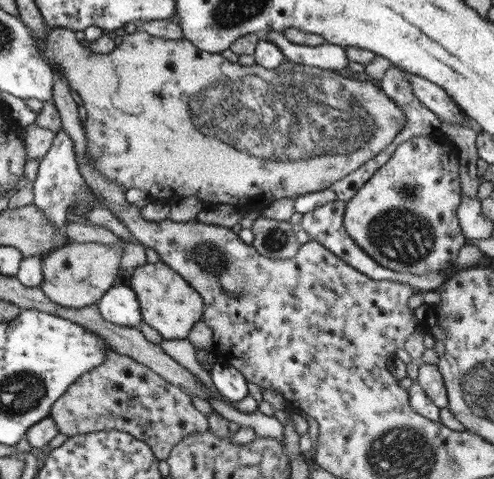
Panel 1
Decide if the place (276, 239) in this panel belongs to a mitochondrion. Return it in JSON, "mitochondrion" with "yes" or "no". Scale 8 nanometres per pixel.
{"mitochondrion":"yes"}

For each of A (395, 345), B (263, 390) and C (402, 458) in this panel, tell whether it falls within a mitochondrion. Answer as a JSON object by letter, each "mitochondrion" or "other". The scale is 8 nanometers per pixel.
{"A":"other","B":"other","C":"mitochondrion"}

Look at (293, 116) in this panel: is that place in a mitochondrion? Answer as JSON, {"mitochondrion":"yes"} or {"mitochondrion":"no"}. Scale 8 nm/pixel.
{"mitochondrion":"yes"}

